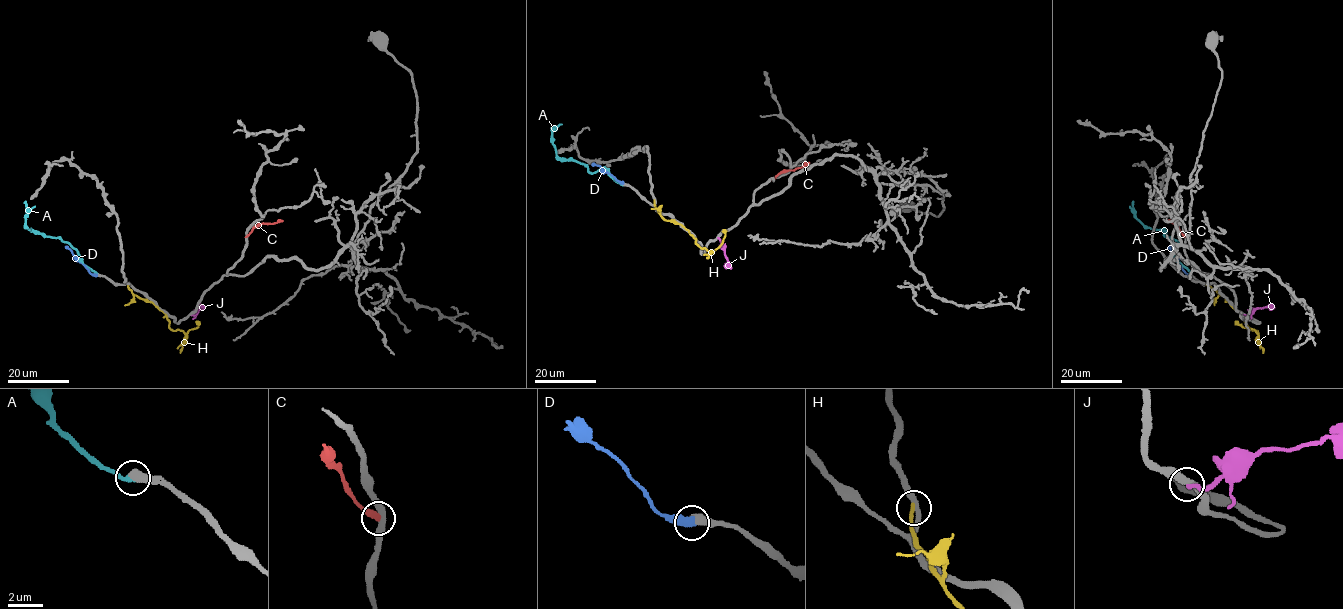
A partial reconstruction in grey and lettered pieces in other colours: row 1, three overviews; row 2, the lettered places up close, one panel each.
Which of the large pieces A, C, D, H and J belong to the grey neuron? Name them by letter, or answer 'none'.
A

